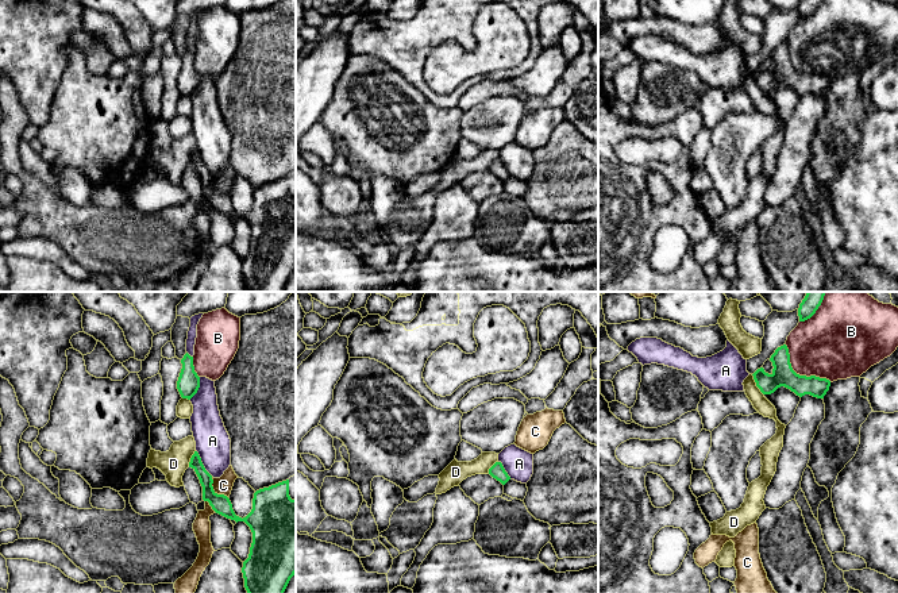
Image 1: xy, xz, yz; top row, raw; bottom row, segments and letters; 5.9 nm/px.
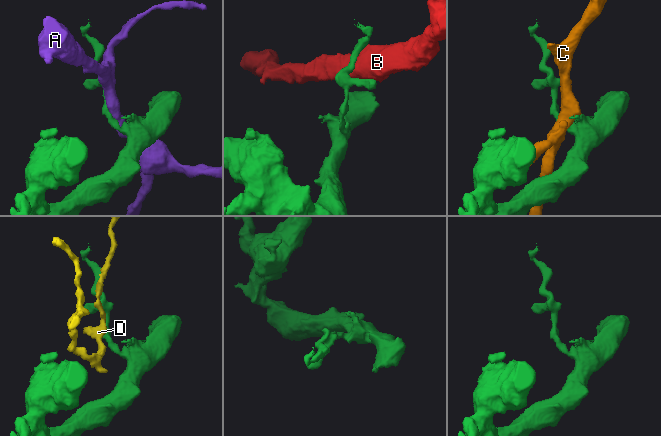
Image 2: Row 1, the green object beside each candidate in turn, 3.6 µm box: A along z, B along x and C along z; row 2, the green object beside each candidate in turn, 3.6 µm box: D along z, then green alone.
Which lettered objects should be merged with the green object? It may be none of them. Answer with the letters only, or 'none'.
none

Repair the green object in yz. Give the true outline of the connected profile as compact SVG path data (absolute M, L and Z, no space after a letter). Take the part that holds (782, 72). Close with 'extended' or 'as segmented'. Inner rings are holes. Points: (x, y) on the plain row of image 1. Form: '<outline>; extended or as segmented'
M786 42L778 45L771 53L772 70L768 72L763 65L758 66L752 73L756 84L763 92L771 92L778 85L785 84L802 95L810 92L817 96L824 96L829 88L830 78L816 73L799 73L797 72L790 61L790 51Z; as segmented

